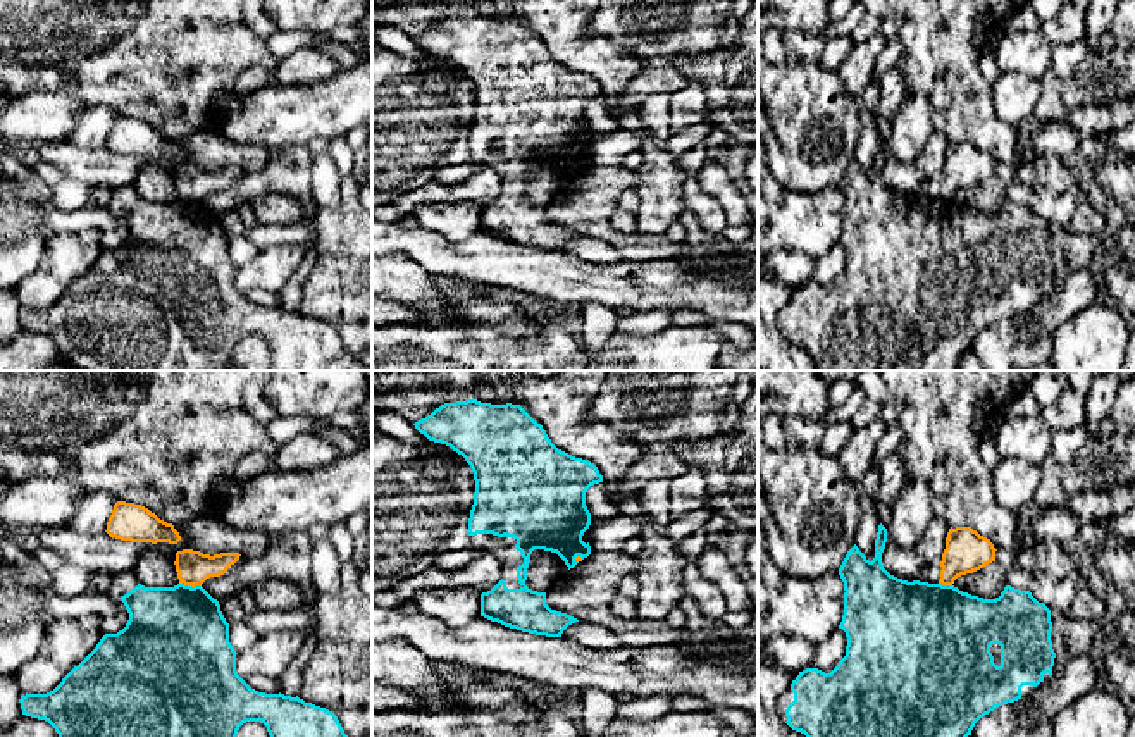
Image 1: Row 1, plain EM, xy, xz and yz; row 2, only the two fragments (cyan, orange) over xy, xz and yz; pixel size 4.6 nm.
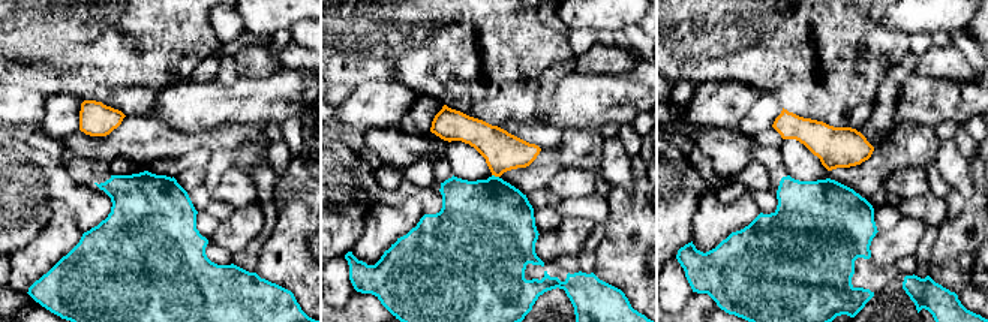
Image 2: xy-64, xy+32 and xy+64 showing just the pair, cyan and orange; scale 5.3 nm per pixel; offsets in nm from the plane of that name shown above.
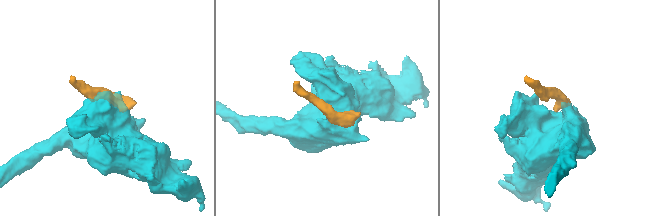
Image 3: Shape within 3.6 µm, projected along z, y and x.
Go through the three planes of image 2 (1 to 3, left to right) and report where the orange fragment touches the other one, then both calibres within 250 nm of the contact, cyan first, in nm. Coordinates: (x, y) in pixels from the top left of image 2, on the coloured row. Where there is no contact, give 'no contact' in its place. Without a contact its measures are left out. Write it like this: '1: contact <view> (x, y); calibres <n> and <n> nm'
1: no contact
2: contact xy+32 (494, 175); calibres 460 and 200 nm
3: no contact

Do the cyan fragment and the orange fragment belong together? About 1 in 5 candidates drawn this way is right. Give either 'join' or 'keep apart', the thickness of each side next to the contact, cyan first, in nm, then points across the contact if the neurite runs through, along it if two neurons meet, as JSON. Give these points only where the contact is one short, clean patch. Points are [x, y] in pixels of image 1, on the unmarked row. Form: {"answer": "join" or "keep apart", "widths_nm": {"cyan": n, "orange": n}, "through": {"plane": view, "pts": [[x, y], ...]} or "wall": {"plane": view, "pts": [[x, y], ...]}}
{"answer": "keep apart", "widths_nm": {"cyan": 480, "orange": 160}, "wall": {"plane": "xy", "pts": [[179, 197], [200, 200]]}}

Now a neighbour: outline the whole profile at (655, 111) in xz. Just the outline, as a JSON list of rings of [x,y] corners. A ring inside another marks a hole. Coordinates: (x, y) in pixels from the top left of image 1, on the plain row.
[[[654,93],[642,100],[639,107],[641,131],[618,131],[594,139],[589,157],[591,167],[608,167],[620,162],[627,153],[639,152],[646,139],[667,141],[670,129],[670,93]]]

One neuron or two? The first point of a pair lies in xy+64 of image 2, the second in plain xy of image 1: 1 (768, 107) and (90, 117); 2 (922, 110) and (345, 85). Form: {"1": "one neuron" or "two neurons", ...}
{"1": "one neuron", "2": "one neuron"}

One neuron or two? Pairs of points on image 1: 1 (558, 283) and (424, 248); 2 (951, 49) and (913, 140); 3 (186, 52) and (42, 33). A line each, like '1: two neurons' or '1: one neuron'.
1: one neuron
2: two neurons
3: one neuron

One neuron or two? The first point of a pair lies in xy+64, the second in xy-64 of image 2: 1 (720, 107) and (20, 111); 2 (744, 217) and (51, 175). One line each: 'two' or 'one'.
1: one
2: two

